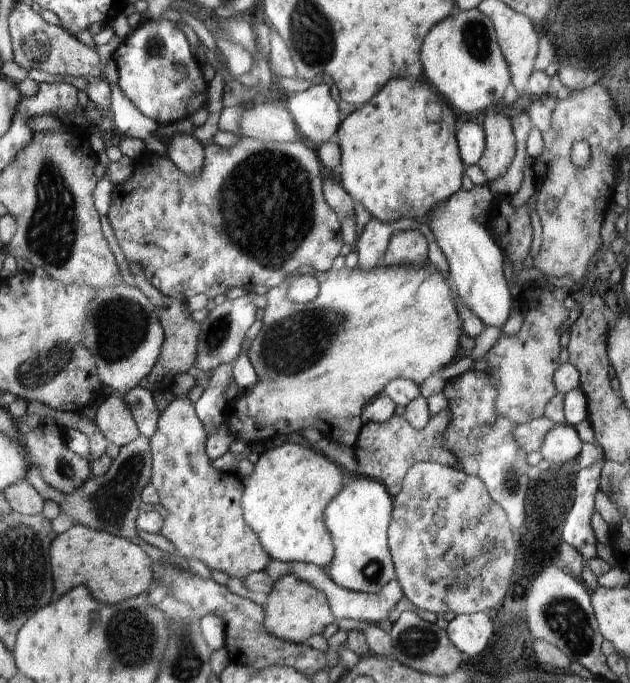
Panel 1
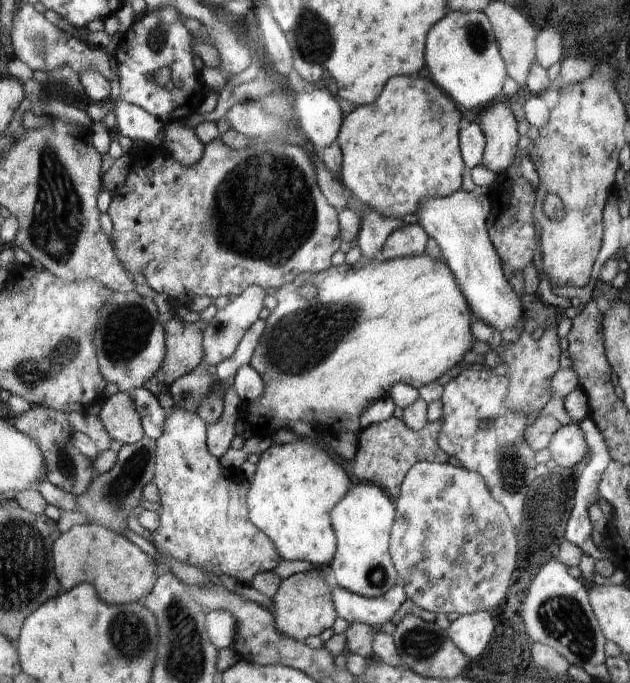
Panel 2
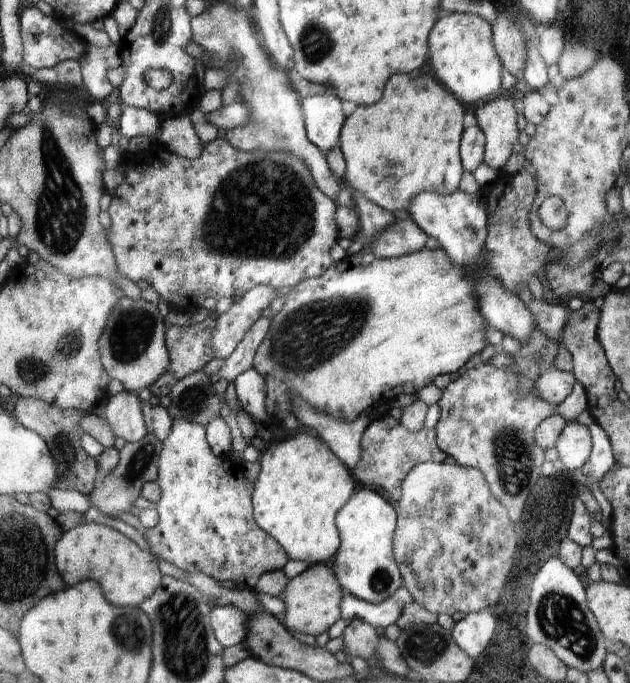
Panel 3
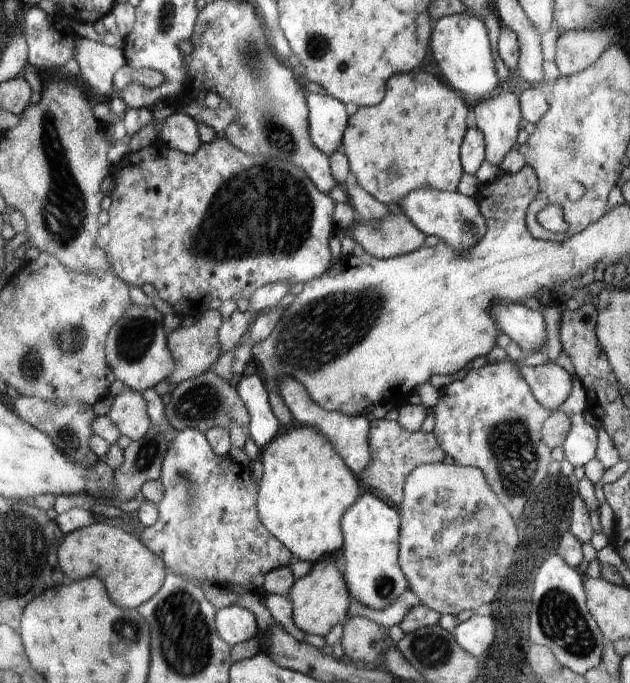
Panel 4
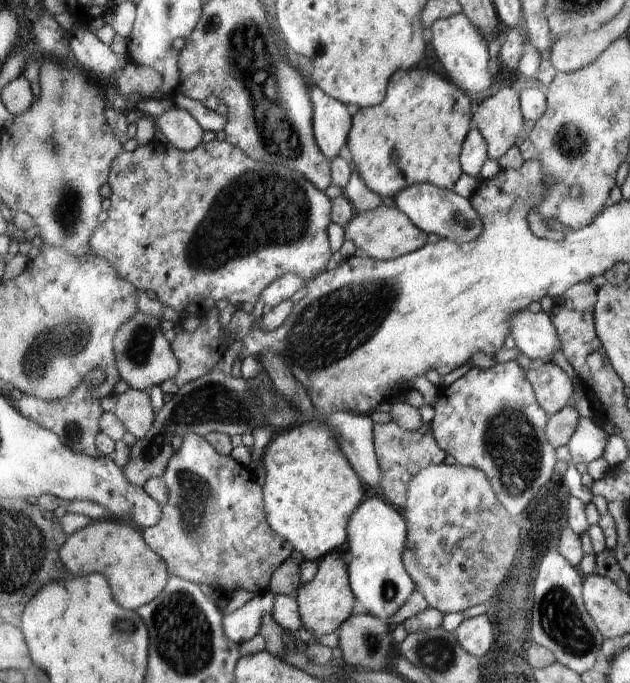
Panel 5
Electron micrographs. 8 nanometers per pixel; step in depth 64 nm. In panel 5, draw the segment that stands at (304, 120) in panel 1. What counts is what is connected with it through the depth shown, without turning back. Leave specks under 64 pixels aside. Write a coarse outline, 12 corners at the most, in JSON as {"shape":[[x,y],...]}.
{"shape":[[316,86],[314,135],[329,162],[350,136],[345,104]]}

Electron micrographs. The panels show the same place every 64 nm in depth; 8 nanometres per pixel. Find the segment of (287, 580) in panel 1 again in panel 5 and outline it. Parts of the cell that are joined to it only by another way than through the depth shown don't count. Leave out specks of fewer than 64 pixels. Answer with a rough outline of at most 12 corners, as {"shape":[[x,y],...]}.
{"shape":[[346,554],[321,559],[296,591],[302,627],[342,628],[356,599]]}

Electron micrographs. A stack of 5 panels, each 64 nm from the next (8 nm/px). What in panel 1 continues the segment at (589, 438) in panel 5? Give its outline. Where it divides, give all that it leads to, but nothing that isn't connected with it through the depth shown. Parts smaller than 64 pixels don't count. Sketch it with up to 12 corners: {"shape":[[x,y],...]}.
{"shape":[[556,424],[538,451],[560,466],[577,458],[583,441],[576,427]]}

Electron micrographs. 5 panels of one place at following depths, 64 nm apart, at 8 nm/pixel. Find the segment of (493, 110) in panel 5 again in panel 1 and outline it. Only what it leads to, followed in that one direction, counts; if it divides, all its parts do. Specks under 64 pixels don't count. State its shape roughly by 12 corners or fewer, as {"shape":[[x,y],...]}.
{"shape":[[486,116],[487,149],[477,164],[494,182],[514,158],[508,117]]}

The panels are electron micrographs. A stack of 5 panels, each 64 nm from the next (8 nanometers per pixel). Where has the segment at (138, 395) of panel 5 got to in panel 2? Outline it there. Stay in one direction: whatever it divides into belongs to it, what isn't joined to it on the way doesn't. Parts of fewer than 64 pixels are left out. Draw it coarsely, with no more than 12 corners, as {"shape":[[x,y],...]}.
{"shape":[[130,393],[106,398],[98,418],[122,444],[145,435]]}

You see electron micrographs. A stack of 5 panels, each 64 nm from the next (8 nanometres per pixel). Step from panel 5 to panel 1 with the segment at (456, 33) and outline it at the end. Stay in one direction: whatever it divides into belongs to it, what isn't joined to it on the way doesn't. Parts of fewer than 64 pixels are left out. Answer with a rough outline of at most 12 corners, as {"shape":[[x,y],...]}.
{"shape":[[453,10],[424,37],[427,80],[463,116],[510,72],[492,21]]}

